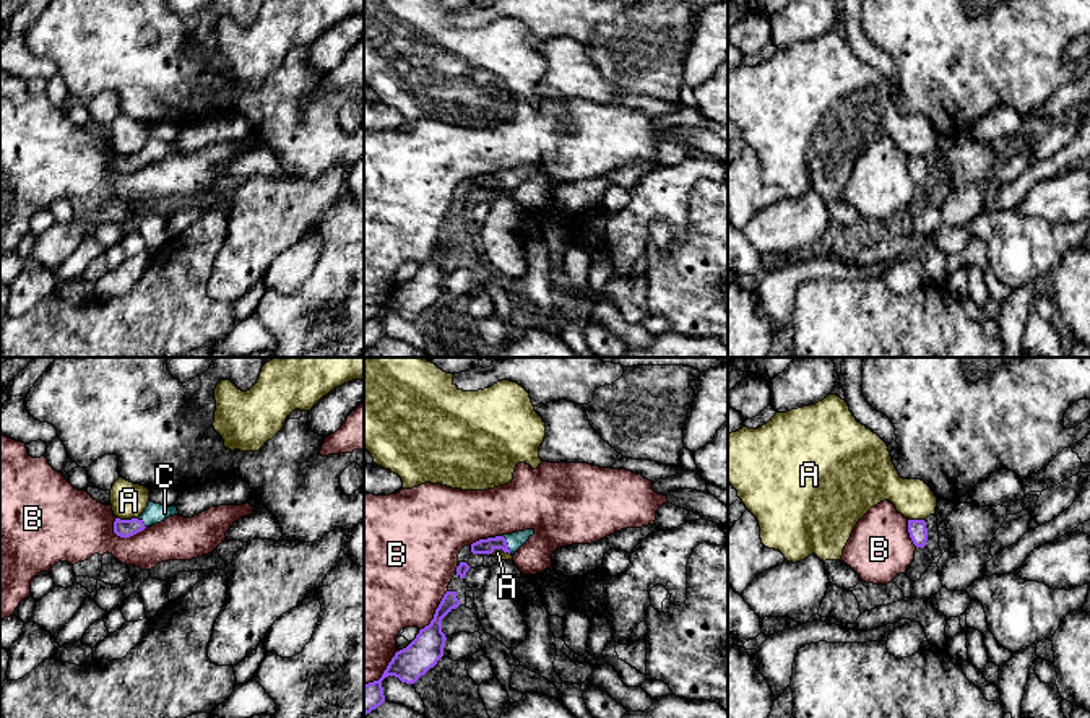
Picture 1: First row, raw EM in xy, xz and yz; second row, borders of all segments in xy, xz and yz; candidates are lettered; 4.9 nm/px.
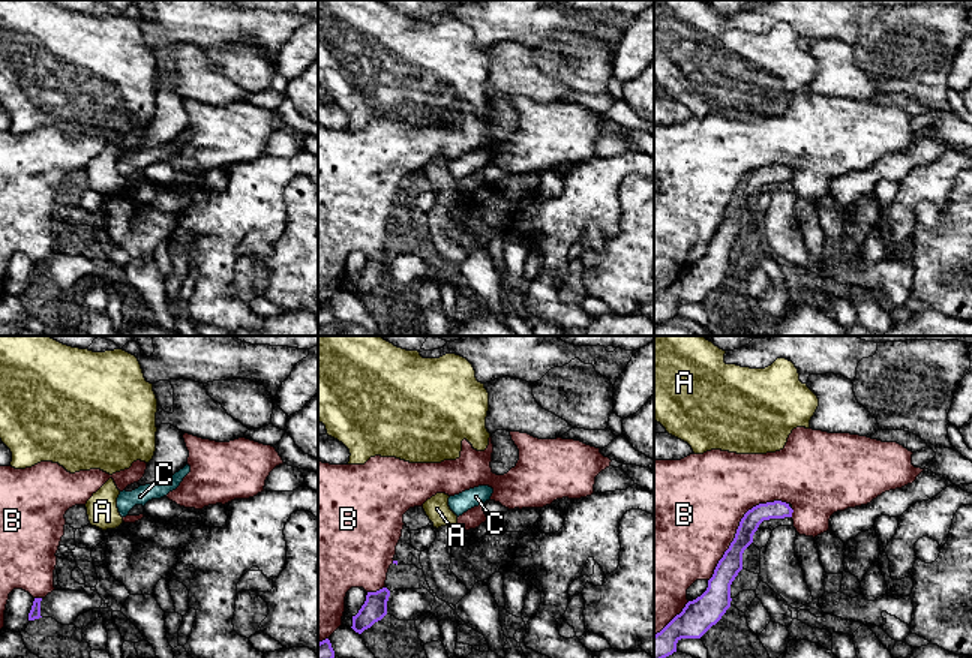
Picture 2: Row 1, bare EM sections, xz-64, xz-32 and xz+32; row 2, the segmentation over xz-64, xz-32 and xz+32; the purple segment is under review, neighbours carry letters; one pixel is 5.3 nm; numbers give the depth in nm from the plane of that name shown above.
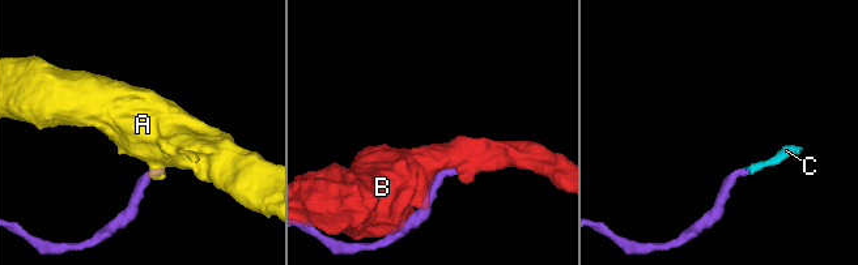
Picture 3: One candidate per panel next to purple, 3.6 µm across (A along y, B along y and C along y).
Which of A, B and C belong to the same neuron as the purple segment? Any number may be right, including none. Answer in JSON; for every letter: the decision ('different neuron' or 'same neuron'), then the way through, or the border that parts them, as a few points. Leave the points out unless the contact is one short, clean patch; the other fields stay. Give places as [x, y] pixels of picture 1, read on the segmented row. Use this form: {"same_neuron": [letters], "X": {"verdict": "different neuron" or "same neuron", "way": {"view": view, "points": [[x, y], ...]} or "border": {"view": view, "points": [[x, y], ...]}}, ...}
{"same_neuron": ["C"], "A": {"verdict": "different neuron", "border": {"view": "xy", "points": [[117, 517], [137, 519]]}}, "B": {"verdict": "different neuron"}, "C": {"verdict": "same neuron", "way": {"view": "xz", "points": [[483, 546], [507, 544], [515, 540]]}}}

